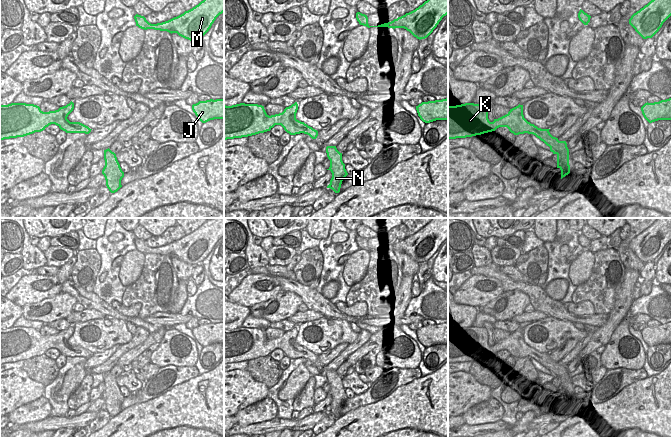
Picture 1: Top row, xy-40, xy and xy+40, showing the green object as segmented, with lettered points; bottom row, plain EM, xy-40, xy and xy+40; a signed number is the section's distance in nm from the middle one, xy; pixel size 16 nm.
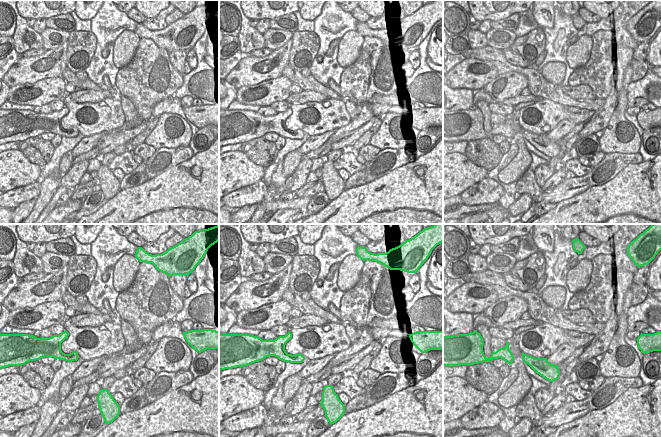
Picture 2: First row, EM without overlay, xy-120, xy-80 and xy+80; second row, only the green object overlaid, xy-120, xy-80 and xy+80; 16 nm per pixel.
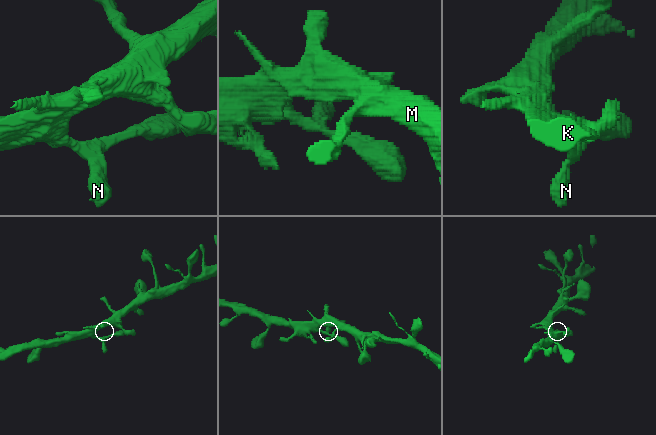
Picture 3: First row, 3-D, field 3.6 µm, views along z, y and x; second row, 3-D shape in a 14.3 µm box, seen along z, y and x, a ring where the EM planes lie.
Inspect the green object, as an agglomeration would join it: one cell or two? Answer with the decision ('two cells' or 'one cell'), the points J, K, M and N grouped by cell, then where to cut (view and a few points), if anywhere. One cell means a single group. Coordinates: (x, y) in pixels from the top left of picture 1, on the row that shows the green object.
one cell | J K M N | no cut

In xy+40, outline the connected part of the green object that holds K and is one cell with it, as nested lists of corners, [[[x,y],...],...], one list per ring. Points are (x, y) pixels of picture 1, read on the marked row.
[[[465,103],[448,106],[448,139],[466,138],[495,131],[499,127],[507,127],[514,135],[533,134],[557,155],[557,168],[561,170],[561,179],[570,173],[569,149],[566,141],[559,141],[549,130],[541,129],[528,122],[523,115],[523,105],[490,122],[488,109],[484,103]]]

